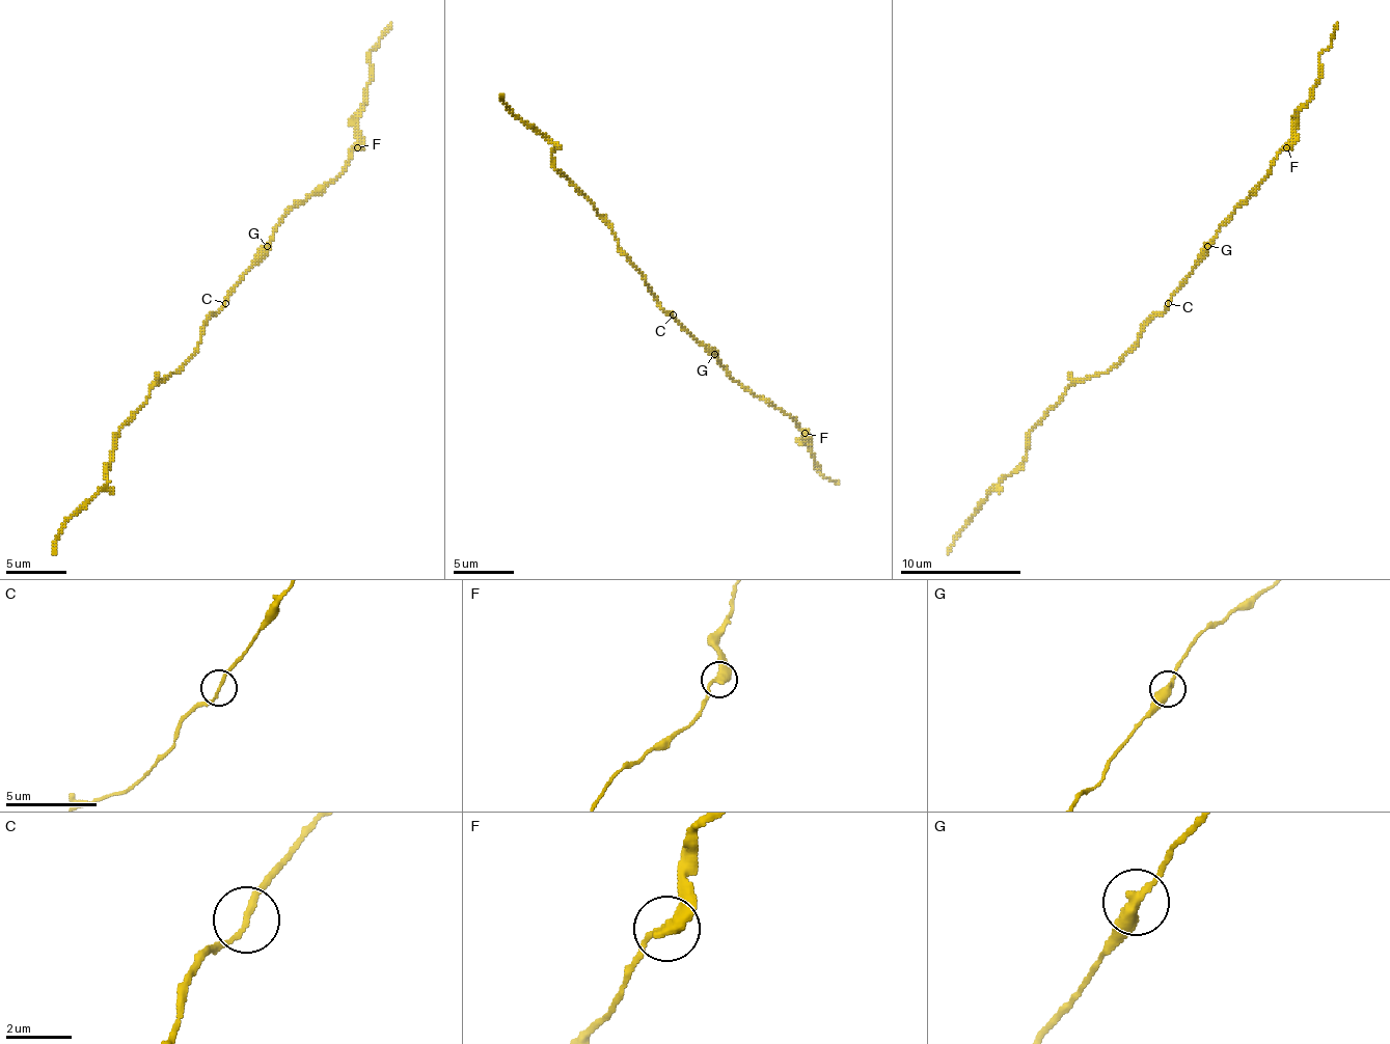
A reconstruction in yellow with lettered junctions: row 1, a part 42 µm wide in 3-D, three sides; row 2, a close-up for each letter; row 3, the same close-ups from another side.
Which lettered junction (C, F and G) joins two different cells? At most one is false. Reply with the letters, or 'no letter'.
F

